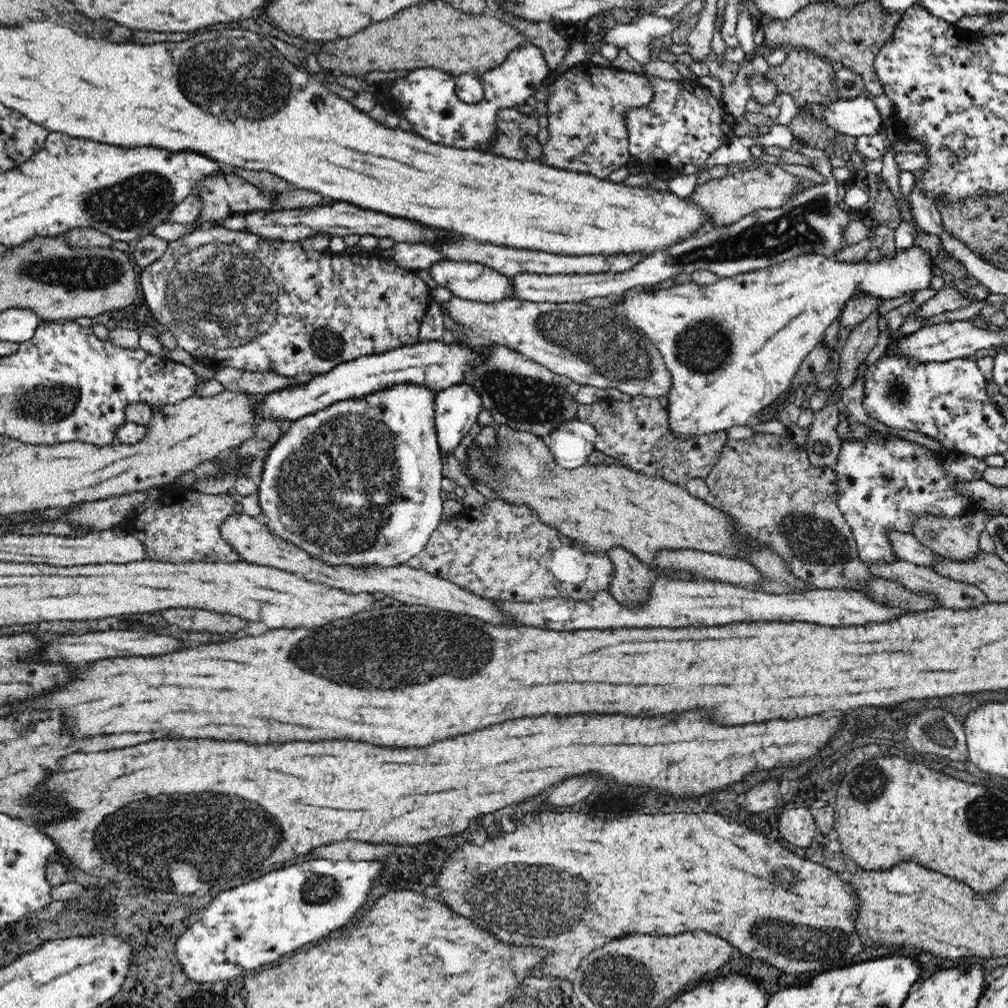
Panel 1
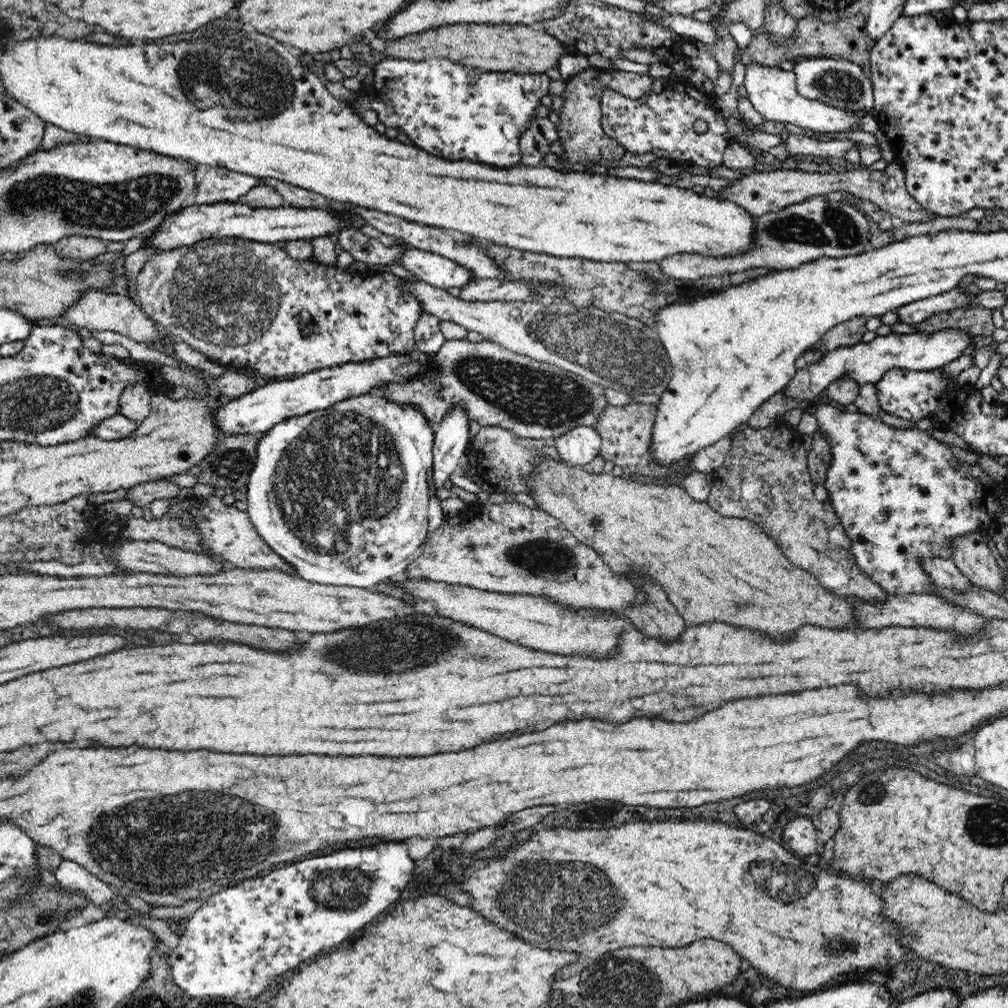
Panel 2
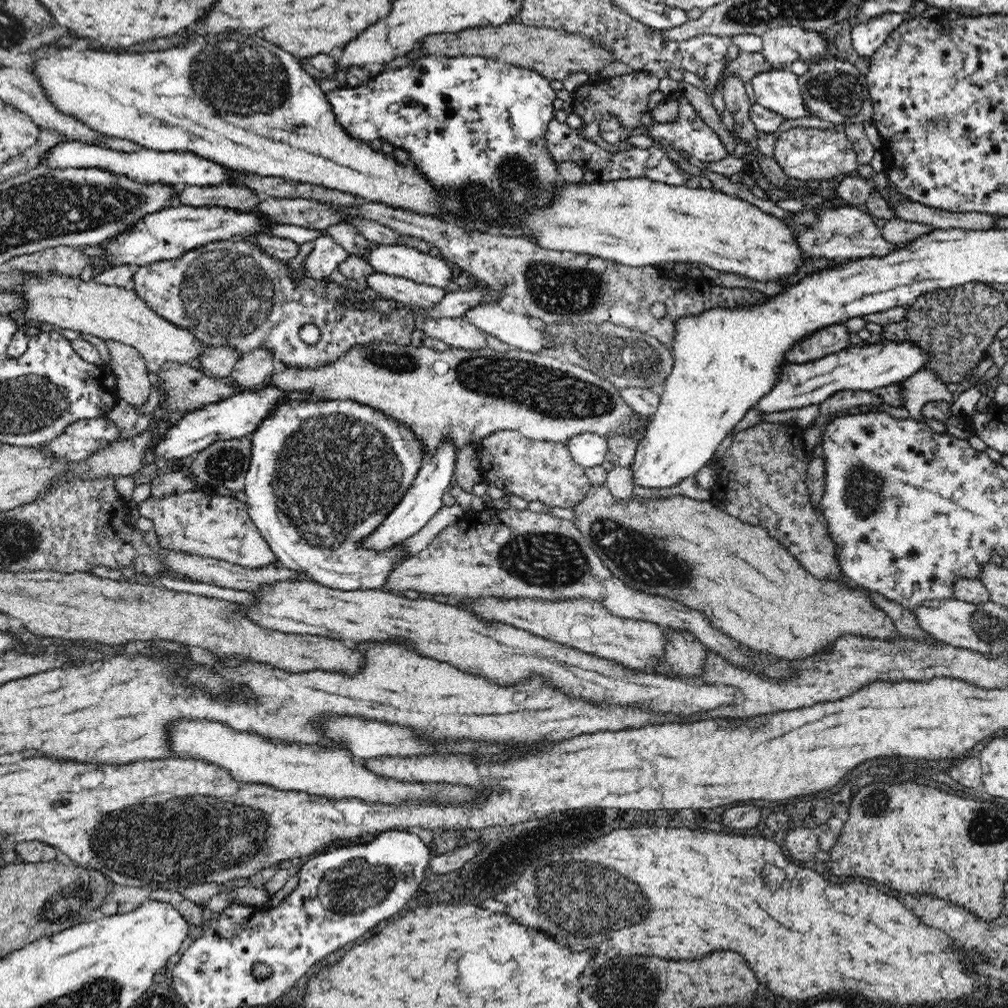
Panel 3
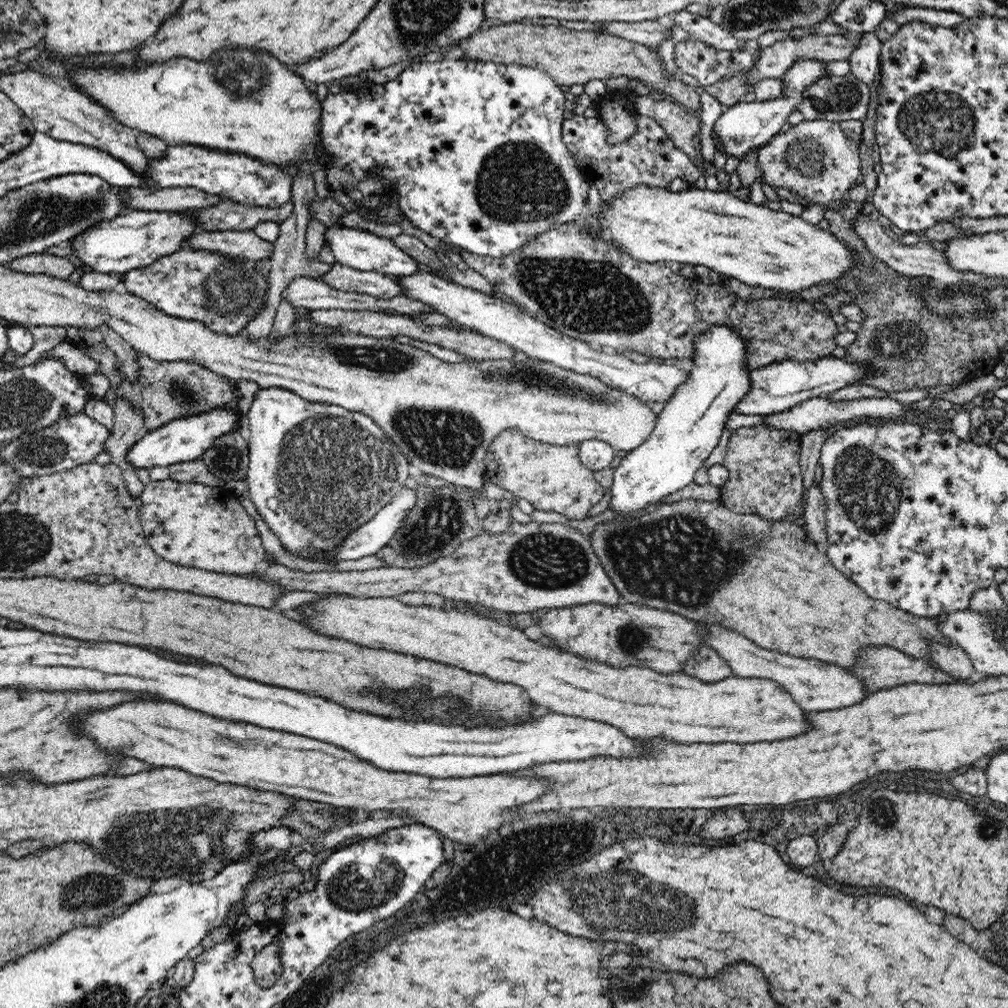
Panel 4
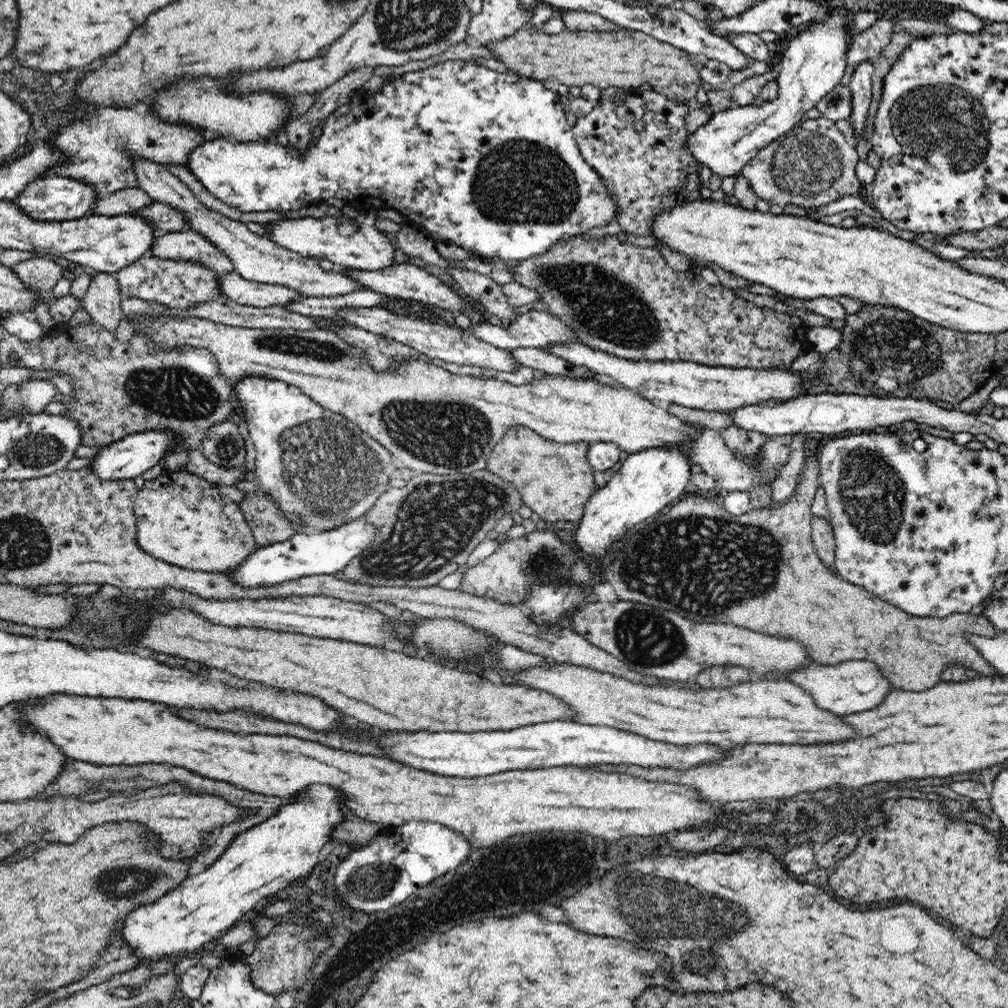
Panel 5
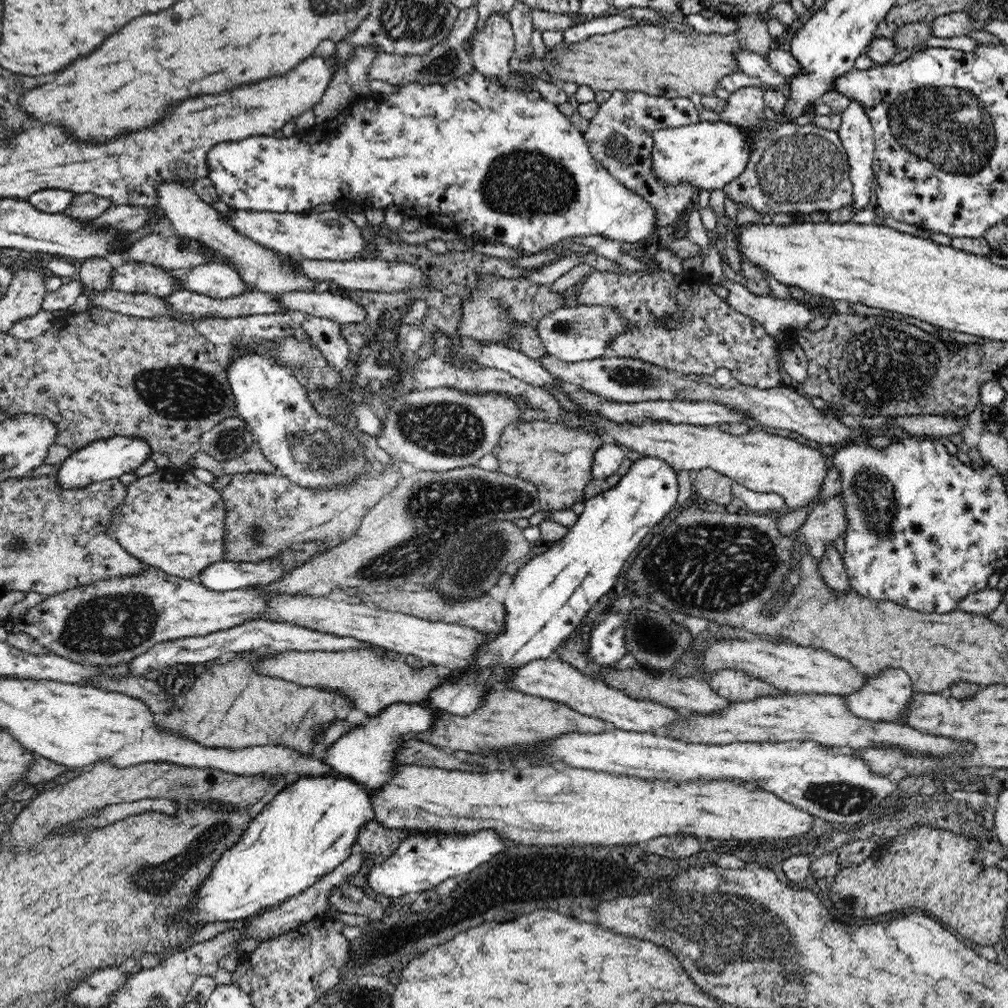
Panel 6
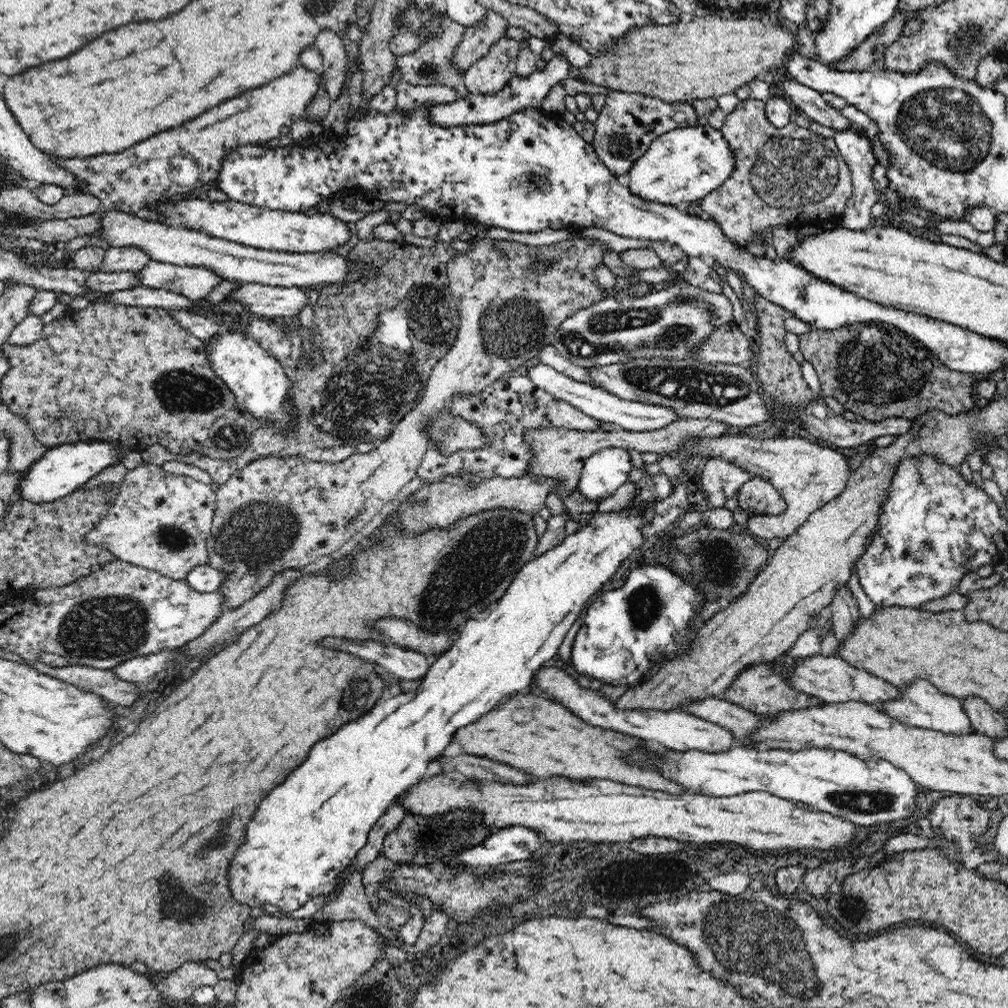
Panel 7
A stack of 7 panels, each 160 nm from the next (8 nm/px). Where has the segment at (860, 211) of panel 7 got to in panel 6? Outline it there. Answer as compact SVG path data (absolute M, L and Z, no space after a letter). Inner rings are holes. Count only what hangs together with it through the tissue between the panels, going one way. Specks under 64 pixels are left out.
M852 101L844 112L841 112L841 125L837 131L844 152L847 154L849 164L849 177L852 183L852 211L854 214L867 208L872 198L872 186L874 186L874 174L872 173L872 160L875 157L875 136L873 124L870 122L862 105Z

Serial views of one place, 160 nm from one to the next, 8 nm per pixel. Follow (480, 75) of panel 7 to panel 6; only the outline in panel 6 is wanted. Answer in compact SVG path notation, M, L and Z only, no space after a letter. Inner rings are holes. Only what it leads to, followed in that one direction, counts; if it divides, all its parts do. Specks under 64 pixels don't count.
M493 15L488 18L484 30L472 32L473 48L470 55L473 70L488 79L502 81L512 72L510 60L515 50L515 38L508 18Z

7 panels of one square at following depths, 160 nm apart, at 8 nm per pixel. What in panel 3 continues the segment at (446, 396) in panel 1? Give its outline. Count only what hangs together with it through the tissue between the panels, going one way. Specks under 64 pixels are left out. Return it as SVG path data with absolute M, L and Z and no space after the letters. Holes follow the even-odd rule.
M444 441L437 448L437 451L420 466L414 482L408 486L408 490L399 504L390 510L390 514L376 526L376 530L372 530L368 536L364 536L360 542L356 543L362 549L381 551L400 545L406 538L420 532L428 524L428 520L444 506L442 496L444 496L444 490L451 484L452 476L455 474L454 464L456 464L456 449L452 447L450 441Z

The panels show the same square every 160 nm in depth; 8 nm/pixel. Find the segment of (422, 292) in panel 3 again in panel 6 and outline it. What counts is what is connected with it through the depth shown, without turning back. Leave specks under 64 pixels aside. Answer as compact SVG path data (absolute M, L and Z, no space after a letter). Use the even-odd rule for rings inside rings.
M162 183L157 188L157 198L158 206L165 211L170 223L174 225L176 236L208 244L208 247L212 247L222 257L228 257L238 269L240 279L250 292L260 291L280 295L289 291L313 291L315 282L300 275L298 271L293 271L291 266L287 264L283 266L286 258L284 255L267 250L254 240L237 234L223 220L218 210L210 207L196 195L193 187L180 183Z

